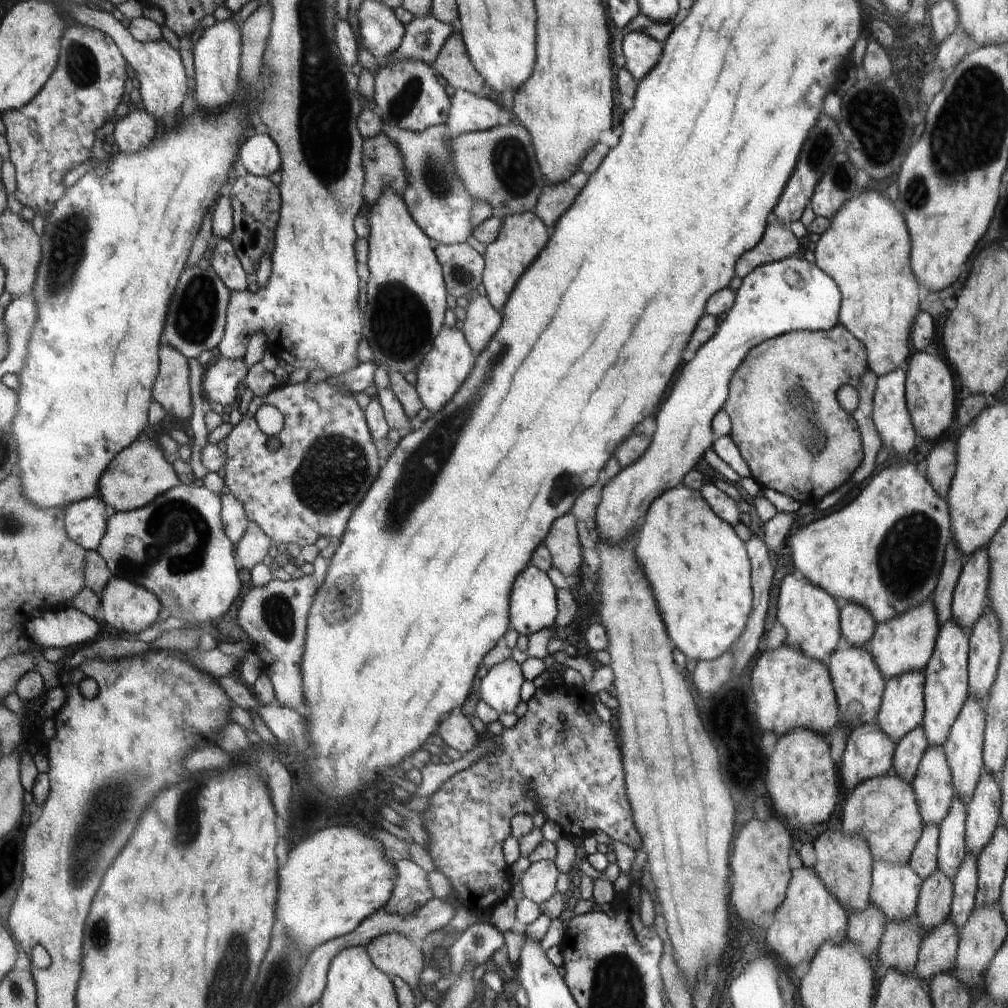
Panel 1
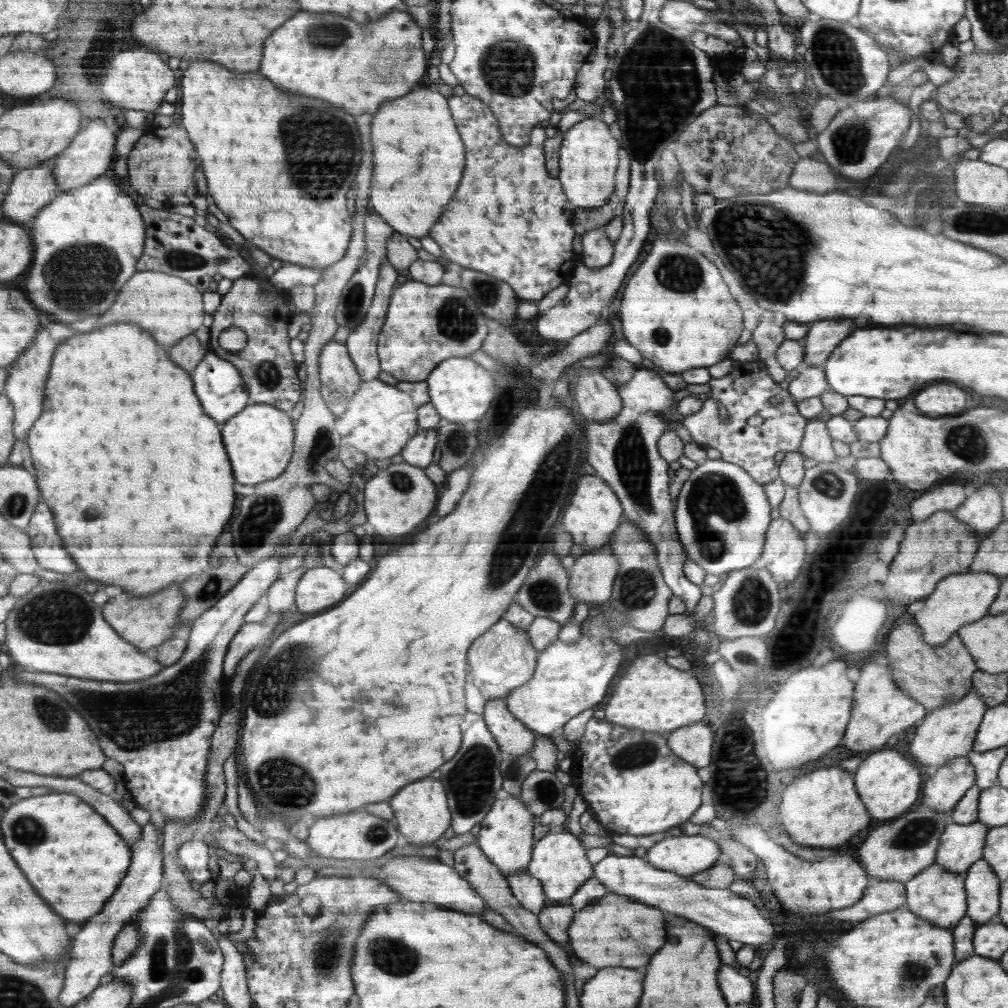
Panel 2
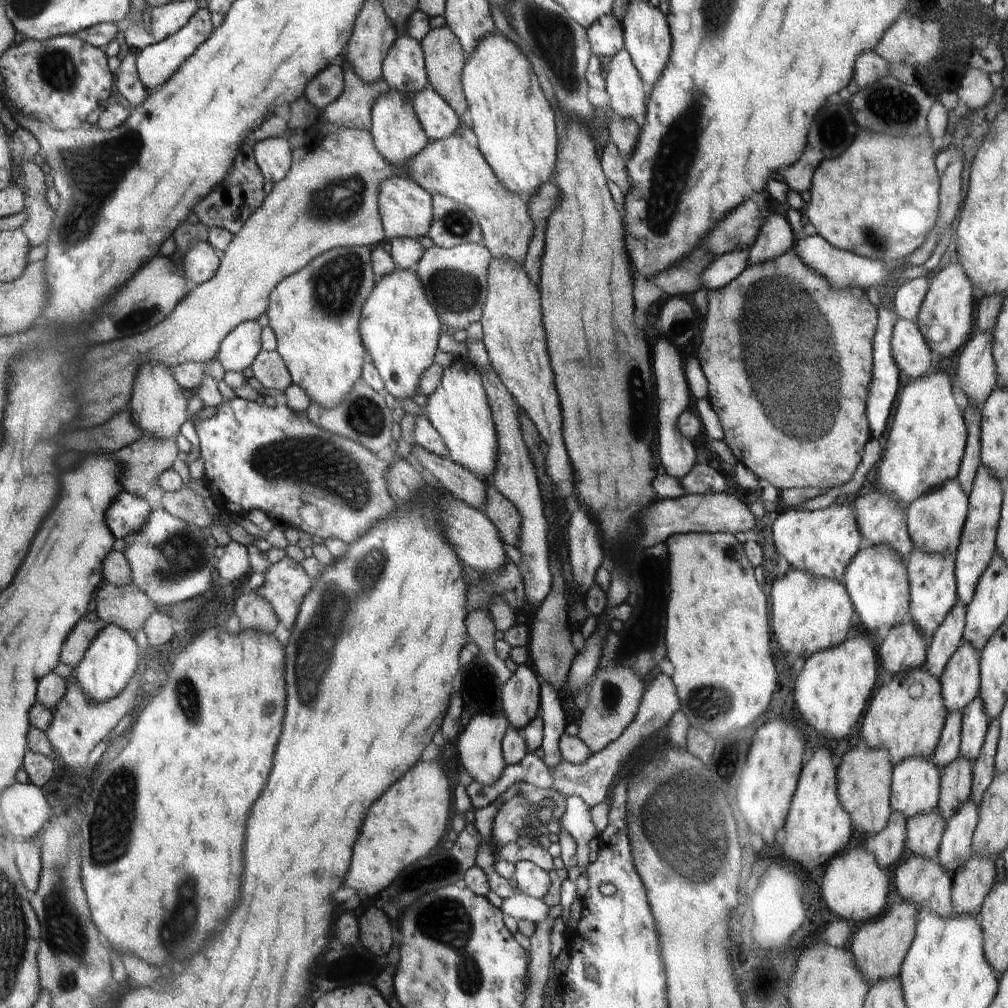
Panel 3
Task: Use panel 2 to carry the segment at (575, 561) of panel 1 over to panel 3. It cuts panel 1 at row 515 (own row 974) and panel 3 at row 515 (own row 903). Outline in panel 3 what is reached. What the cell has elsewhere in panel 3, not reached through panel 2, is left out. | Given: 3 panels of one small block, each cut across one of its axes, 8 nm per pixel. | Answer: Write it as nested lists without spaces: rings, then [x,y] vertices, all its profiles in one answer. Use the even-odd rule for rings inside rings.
[[[484,482],[486,484],[486,504],[484,504],[483,512],[493,521],[502,540],[516,547],[521,539],[521,513],[496,485]]]

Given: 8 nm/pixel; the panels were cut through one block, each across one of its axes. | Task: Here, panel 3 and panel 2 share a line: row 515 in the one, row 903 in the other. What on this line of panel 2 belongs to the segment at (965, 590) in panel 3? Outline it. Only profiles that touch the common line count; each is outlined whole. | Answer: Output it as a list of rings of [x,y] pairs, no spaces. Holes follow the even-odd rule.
[[[982,858],[964,874],[965,890],[968,892],[968,916],[976,924],[983,925],[997,918],[1000,912],[1001,880]]]

